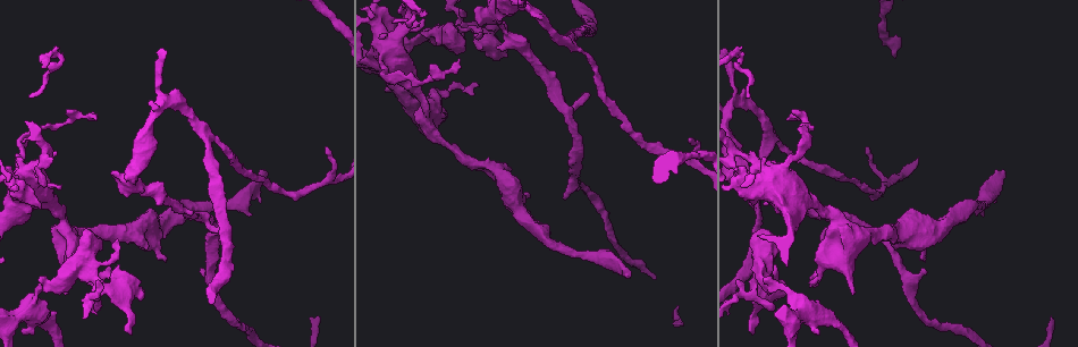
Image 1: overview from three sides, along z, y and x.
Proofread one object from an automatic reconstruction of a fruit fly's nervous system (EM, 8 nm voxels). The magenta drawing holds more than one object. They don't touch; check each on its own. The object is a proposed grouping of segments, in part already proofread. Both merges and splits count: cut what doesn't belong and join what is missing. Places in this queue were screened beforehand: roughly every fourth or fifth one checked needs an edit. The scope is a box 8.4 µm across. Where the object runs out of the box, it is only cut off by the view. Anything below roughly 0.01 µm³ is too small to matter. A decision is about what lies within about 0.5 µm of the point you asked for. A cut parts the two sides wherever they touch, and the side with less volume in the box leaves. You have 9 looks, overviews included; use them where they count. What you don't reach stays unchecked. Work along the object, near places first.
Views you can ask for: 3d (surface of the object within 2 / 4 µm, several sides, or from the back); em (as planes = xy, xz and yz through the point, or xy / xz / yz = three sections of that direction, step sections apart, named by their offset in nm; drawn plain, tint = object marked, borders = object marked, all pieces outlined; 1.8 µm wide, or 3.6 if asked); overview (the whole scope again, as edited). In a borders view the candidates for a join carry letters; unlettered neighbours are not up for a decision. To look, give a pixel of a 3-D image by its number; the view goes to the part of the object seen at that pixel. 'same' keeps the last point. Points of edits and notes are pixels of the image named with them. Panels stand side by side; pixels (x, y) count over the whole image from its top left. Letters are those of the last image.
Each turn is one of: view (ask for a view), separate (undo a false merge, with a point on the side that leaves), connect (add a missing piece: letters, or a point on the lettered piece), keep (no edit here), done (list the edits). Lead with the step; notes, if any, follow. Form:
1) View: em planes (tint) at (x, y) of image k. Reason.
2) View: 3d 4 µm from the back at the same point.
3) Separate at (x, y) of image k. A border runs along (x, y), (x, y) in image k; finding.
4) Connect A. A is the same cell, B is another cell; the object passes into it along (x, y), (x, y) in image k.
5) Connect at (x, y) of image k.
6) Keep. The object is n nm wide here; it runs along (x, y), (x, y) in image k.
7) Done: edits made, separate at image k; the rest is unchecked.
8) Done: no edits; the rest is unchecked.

View: em 3.6 µm xz step 8 (borders) at (33, 168) of image 1. Abrupt turn.

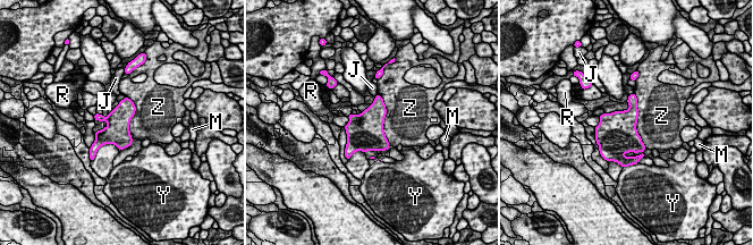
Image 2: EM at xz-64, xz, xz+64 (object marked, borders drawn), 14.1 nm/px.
View: em 3.6 µm planes (borders) at the same point.

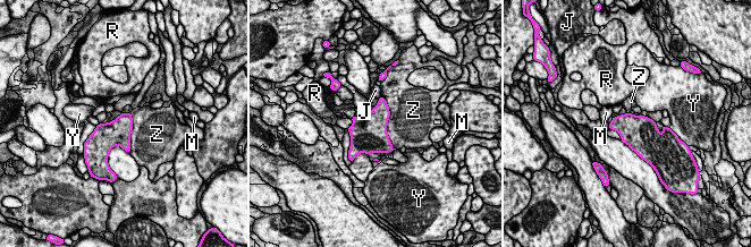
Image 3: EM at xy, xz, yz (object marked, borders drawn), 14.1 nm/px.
Keep. J, M, R, Y and Z are other cells; a border runs along (381, 95), (394, 147) in image 3; all the same neuron.

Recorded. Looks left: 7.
View: em 3.6 µm planes (borders) at (759, 268) of image 1. Three-way junction.

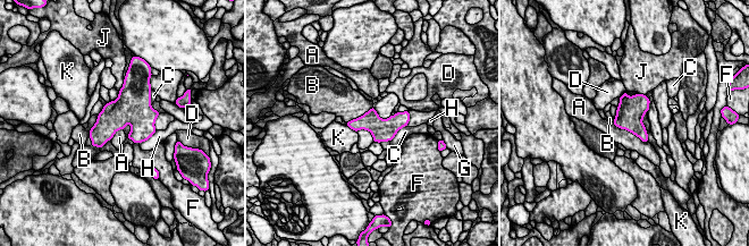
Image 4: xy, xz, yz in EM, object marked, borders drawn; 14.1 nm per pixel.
Keep. A, B, C, D, F, G, H, J and K are other cells; a border runs along (612, 122), (647, 142) in image 4; all the same neuron.

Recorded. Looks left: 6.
View: 3d 4 µm at (788, 119) of image 1. End of a long branch.

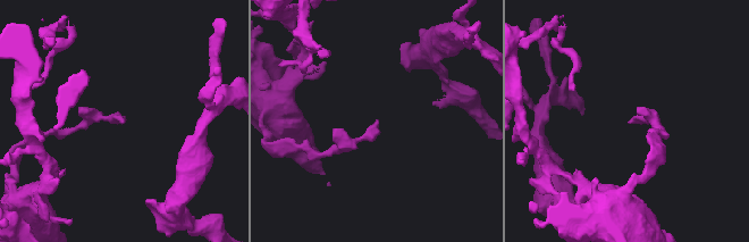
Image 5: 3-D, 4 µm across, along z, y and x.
View: em 3.6 µm planes (borders) at (629, 122) of image 5. Shape alone is not enough.

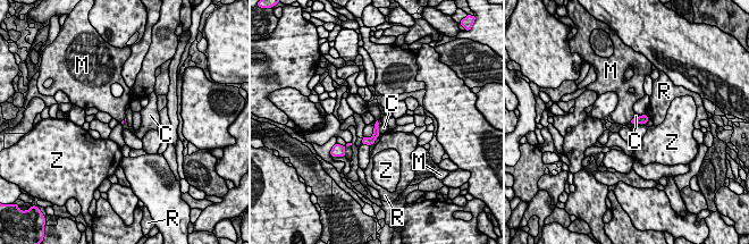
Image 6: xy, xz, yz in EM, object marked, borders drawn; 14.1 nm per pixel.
Keep. C, M, R and Z are other cells; a border runs along (634, 117), (629, 122) in image 6; none of them fits.

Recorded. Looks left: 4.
View: 3d 4 µm at (925, 274) of image 1. Branch stops here.

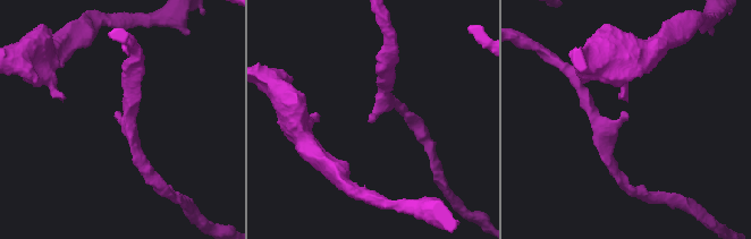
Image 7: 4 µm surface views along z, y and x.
View: em xy step 4 (borders) at (116, 119) of image 7. The arms are 170, 200 nm wide; now the EM.

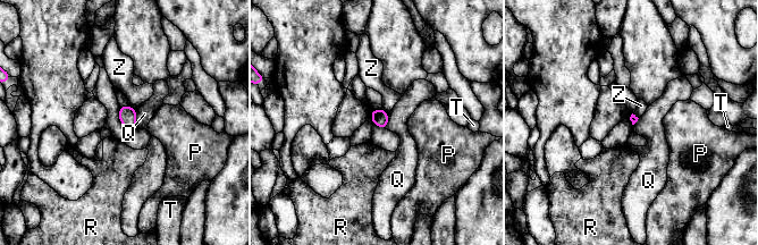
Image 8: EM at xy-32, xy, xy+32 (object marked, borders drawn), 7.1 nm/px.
View: em xz step 4 (borders) at the same point. Another direction.

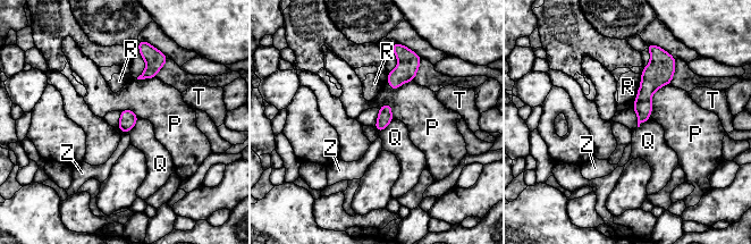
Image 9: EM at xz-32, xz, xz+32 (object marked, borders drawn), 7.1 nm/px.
Keep. P, Q, R, T and Z are other cells; a border runs along (393, 118), (379, 132) in image 9; none of them fits.

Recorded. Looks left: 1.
Done: no edits; the rest is unchecked.

